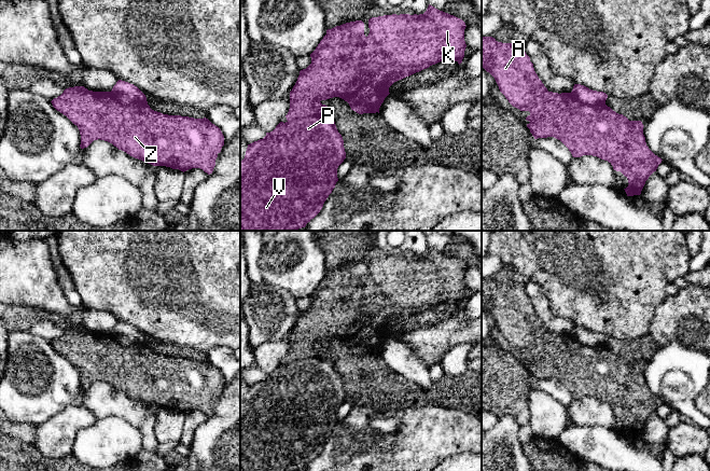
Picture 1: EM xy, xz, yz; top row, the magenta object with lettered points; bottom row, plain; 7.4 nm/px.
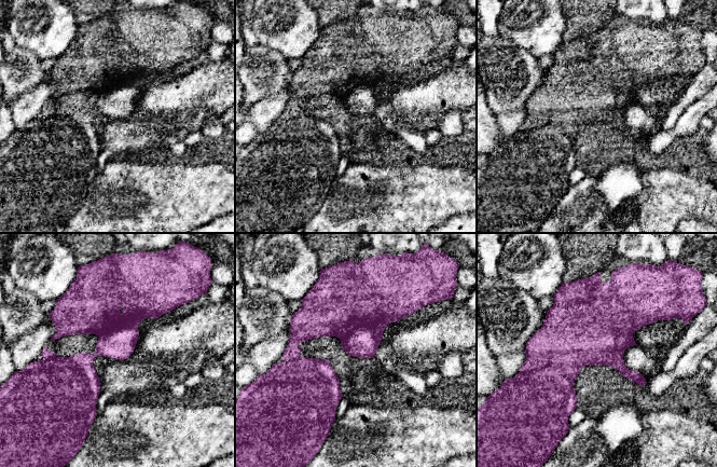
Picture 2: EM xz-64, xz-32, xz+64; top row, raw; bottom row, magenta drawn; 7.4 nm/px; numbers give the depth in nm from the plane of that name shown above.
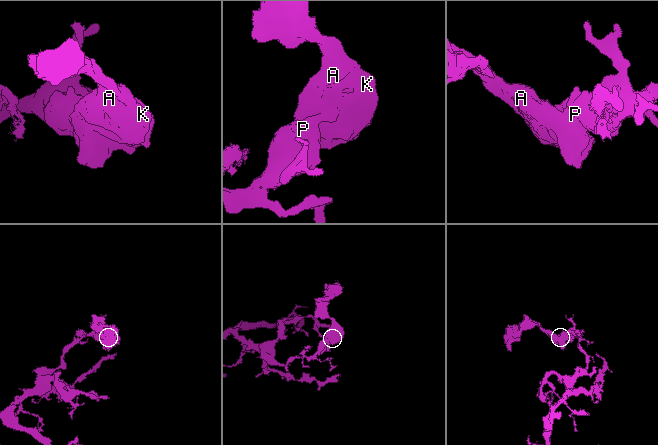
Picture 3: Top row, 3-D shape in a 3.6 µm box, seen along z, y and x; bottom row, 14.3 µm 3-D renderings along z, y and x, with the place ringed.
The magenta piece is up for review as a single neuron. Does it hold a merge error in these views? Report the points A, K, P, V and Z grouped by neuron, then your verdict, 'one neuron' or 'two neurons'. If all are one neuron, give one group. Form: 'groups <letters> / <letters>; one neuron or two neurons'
groups A K Z / P V; two neurons

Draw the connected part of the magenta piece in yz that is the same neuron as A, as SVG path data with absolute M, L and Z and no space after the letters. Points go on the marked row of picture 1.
M482 37L482 67L496 80L500 92L520 111L529 111L527 127L538 138L560 140L573 157L593 155L608 161L613 169L628 179L627 196L640 195L649 177L656 171L662 158L646 146L641 121L629 121L605 103L589 106L579 102L572 93L548 92L534 71L524 42L502 43L492 37Z

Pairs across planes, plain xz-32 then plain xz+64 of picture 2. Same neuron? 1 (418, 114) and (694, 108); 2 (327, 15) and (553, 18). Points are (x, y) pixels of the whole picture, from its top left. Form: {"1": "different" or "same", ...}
{"1": "different", "2": "different"}

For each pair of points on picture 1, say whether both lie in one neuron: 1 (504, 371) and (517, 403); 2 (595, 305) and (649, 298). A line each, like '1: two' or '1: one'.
1: one
2: one

